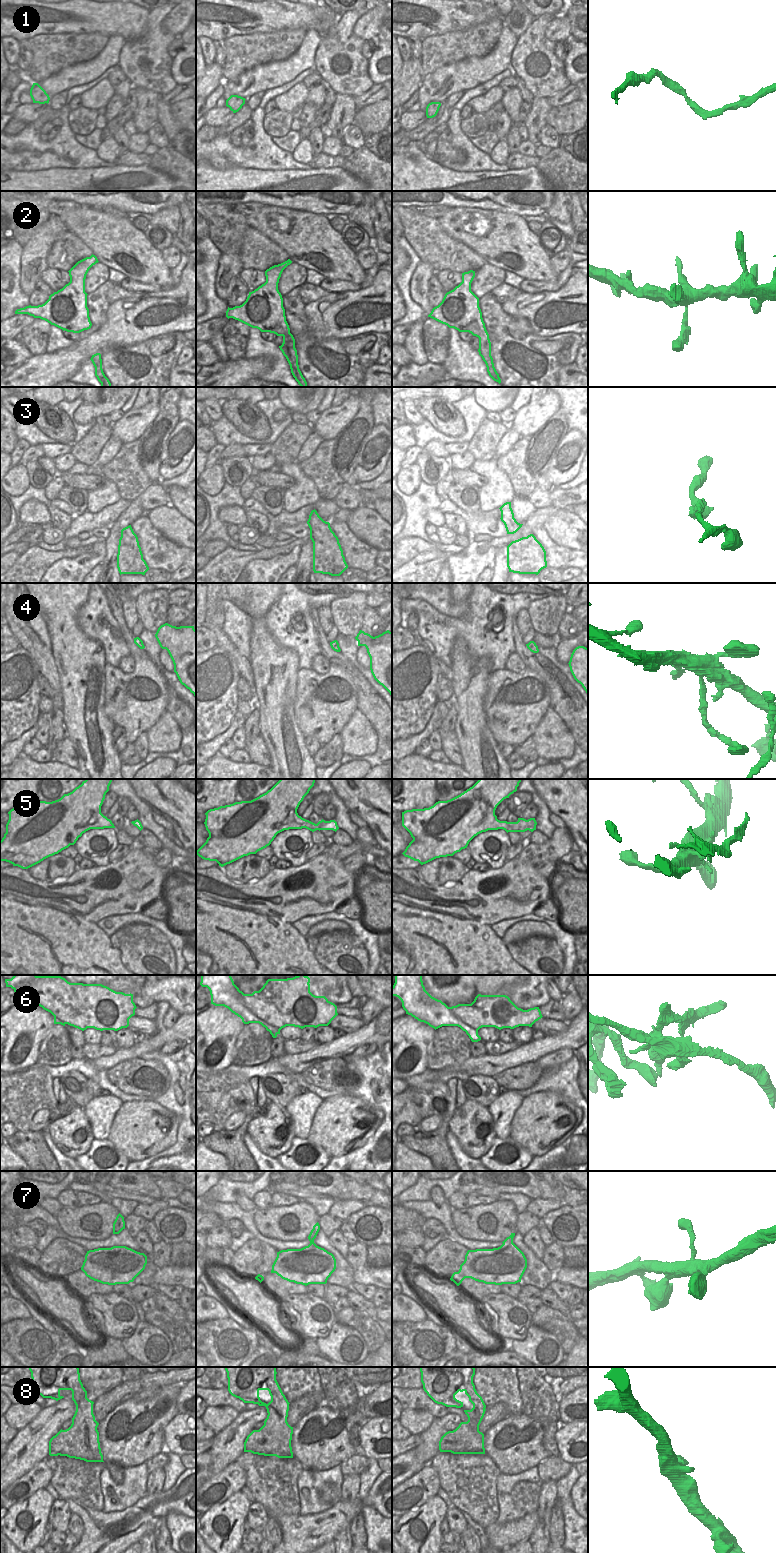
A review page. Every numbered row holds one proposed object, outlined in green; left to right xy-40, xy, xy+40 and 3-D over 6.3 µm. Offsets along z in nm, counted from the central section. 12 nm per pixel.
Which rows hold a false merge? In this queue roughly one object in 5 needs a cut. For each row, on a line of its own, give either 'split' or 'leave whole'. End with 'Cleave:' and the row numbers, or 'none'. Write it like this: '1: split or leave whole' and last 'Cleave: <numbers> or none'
1: leave whole
2: leave whole
3: leave whole
4: leave whole
5: leave whole
6: split
7: leave whole
8: leave whole
Cleave: 6

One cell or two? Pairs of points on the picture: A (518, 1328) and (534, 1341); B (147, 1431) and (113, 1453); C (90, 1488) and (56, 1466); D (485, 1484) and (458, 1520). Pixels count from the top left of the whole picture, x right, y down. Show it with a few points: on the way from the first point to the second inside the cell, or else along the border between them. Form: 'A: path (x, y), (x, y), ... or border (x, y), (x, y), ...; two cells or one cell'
A: border (531, 1324), (527, 1335), (523, 1339), (503, 1341); two cells
B: path (139, 1434), (134, 1434), (121, 1445); one cell
C: path (82, 1484), (77, 1479), (73, 1479), (64, 1470); one cell
D: border (453, 1504), (460, 1511); two cells

